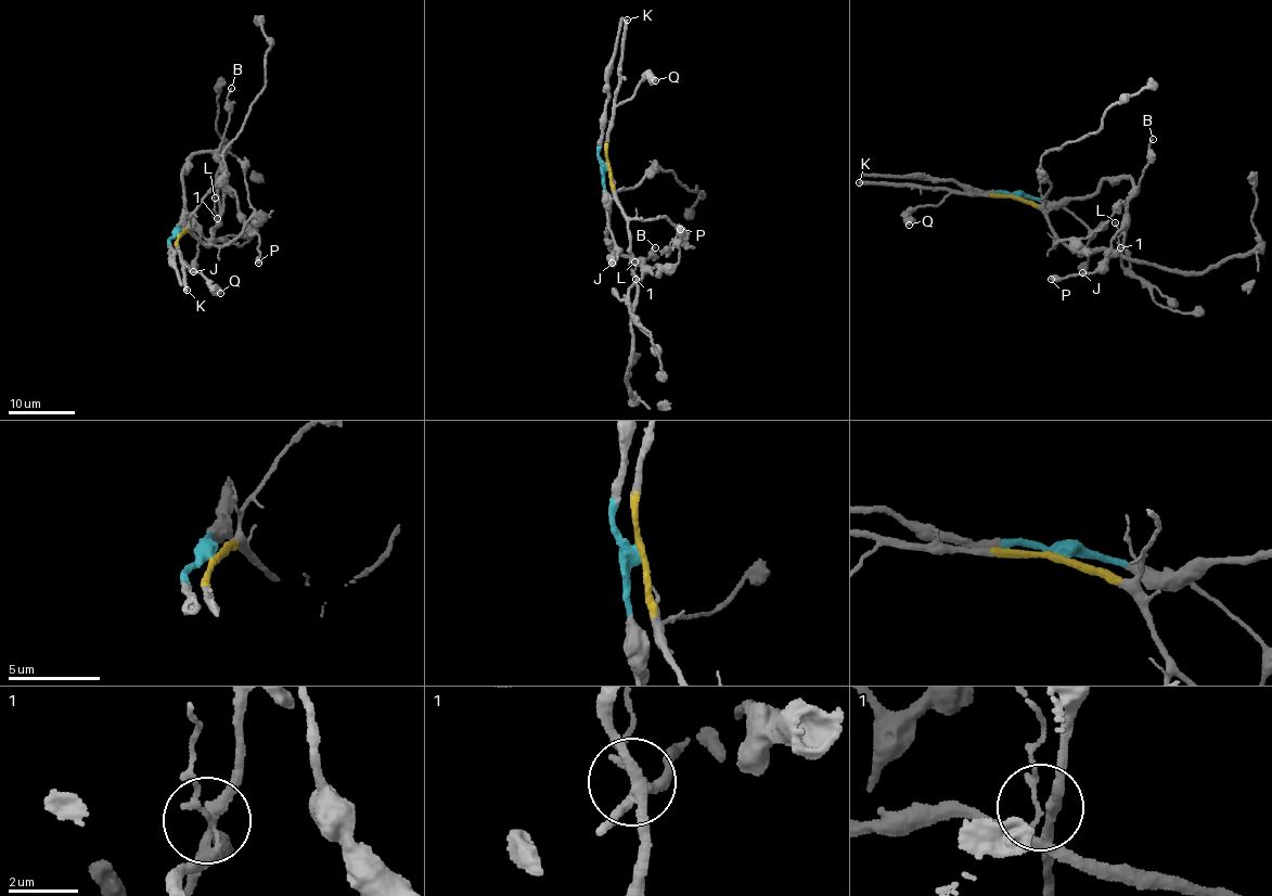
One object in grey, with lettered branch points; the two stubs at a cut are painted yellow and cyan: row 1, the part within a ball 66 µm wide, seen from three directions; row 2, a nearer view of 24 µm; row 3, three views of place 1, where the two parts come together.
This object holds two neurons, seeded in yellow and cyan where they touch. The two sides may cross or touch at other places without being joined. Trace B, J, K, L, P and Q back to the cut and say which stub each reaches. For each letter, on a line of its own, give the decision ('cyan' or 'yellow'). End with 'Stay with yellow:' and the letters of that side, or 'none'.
B: cyan
J: cyan
K: yellow
L: yellow
P: cyan
Q: yellow
Stay with yellow: K, L, Q

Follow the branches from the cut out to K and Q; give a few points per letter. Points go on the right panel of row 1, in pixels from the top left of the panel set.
K: (1016, 195), (859, 181)
Q: (1016, 195), (954, 191), (938, 206), (915, 207), (908, 226)

